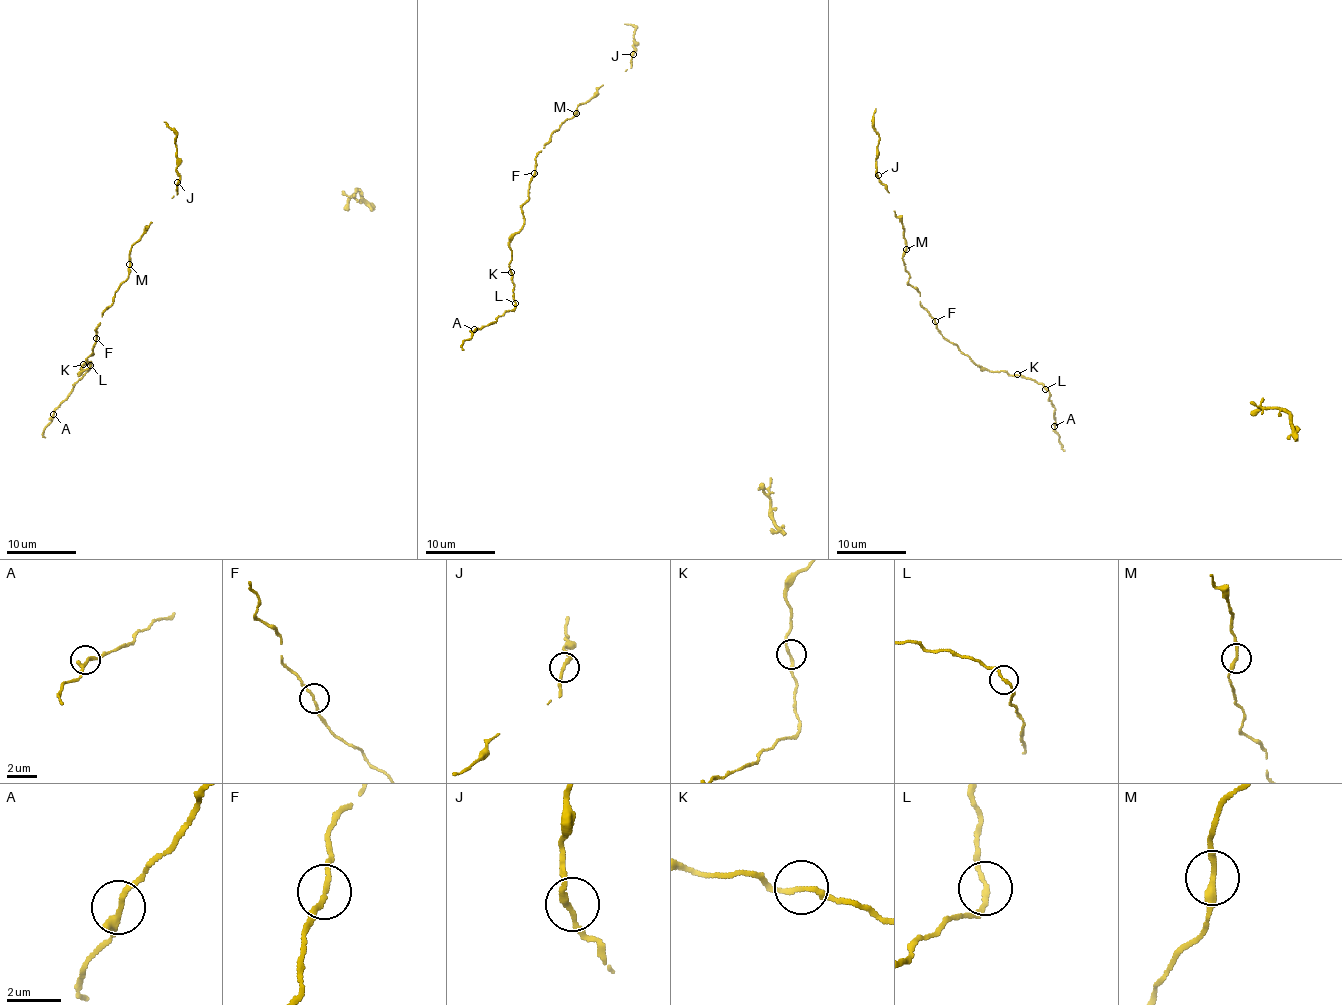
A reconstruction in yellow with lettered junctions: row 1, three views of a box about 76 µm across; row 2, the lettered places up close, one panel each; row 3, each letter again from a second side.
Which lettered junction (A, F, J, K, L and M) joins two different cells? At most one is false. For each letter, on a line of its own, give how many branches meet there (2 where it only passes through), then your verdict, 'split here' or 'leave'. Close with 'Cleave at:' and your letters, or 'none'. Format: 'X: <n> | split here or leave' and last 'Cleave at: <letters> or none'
A: 2 | leave
F: 2 | leave
J: 2 | leave
K: 2 | leave
L: 2 | leave
M: 2 | leave
Cleave at: none

